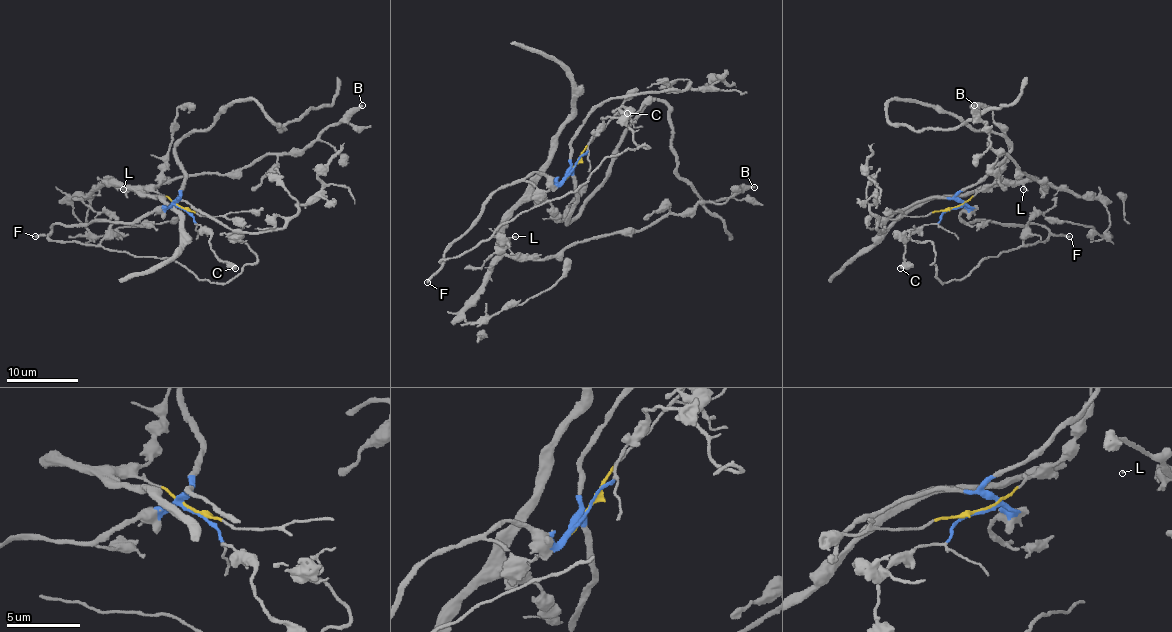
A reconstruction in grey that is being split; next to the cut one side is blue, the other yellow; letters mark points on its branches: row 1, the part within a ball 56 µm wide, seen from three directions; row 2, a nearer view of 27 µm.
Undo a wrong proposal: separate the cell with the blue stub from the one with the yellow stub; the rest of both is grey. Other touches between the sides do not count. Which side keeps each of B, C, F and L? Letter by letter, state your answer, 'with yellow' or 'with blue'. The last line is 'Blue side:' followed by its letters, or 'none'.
B: with yellow
C: with blue
F: with blue
L: with yellow
Blue side: C, F

